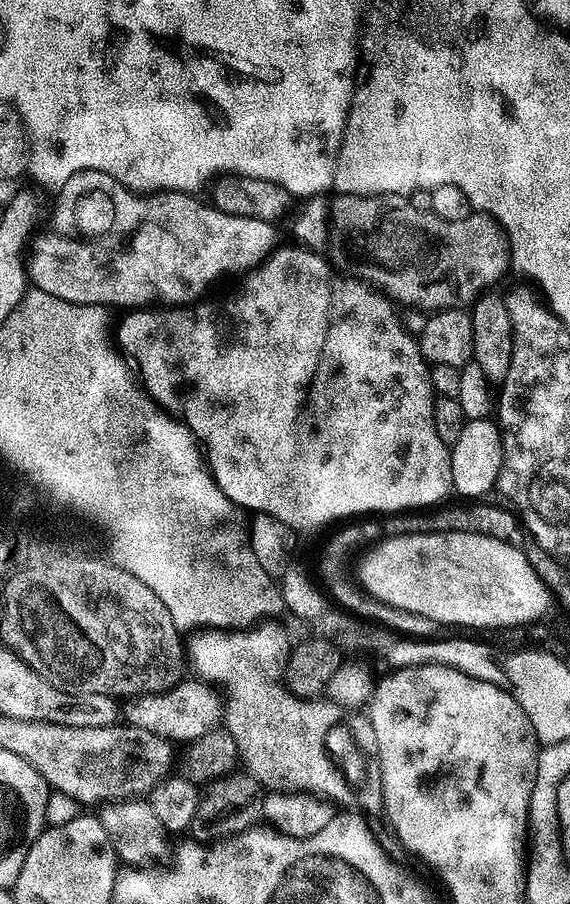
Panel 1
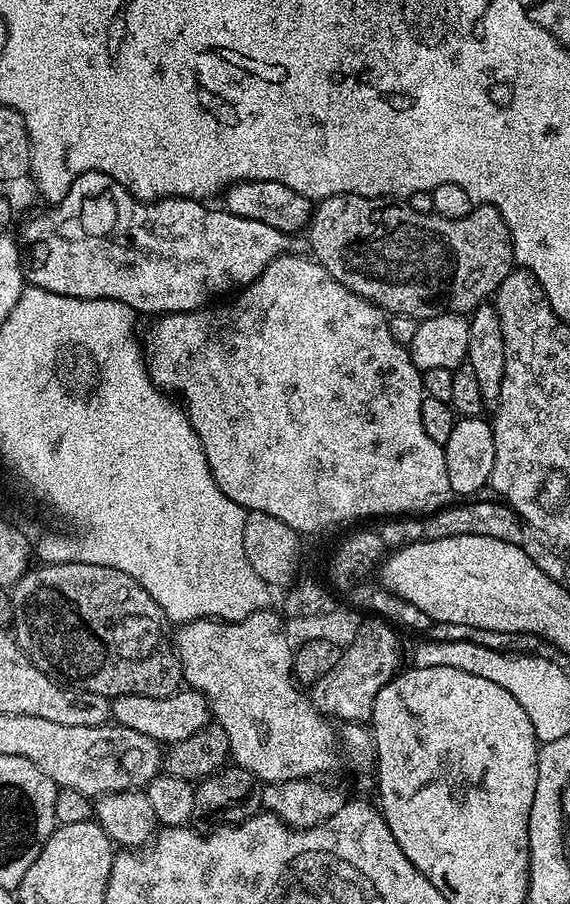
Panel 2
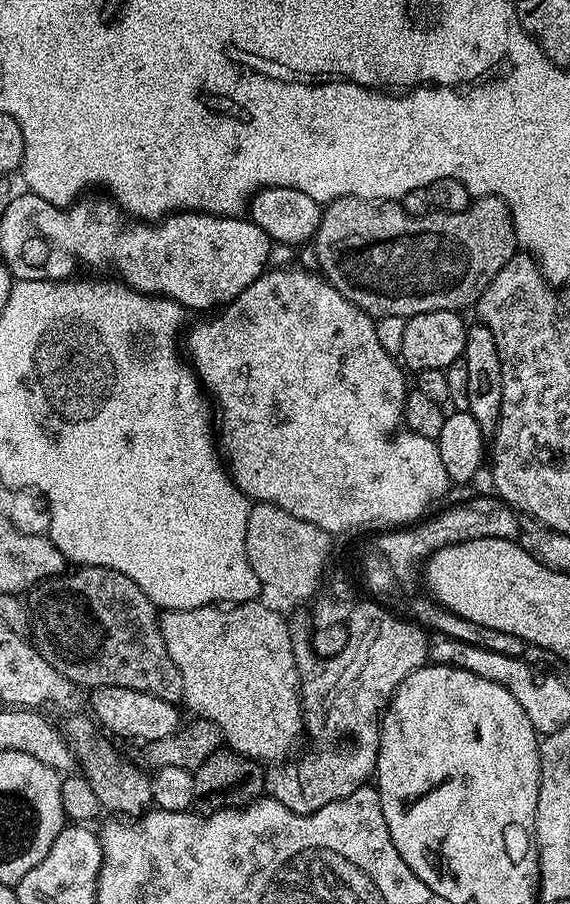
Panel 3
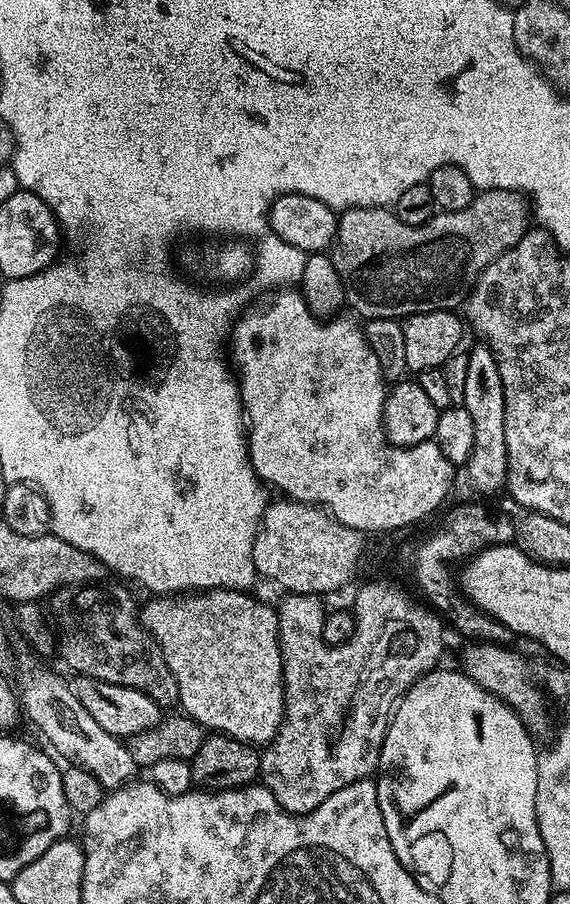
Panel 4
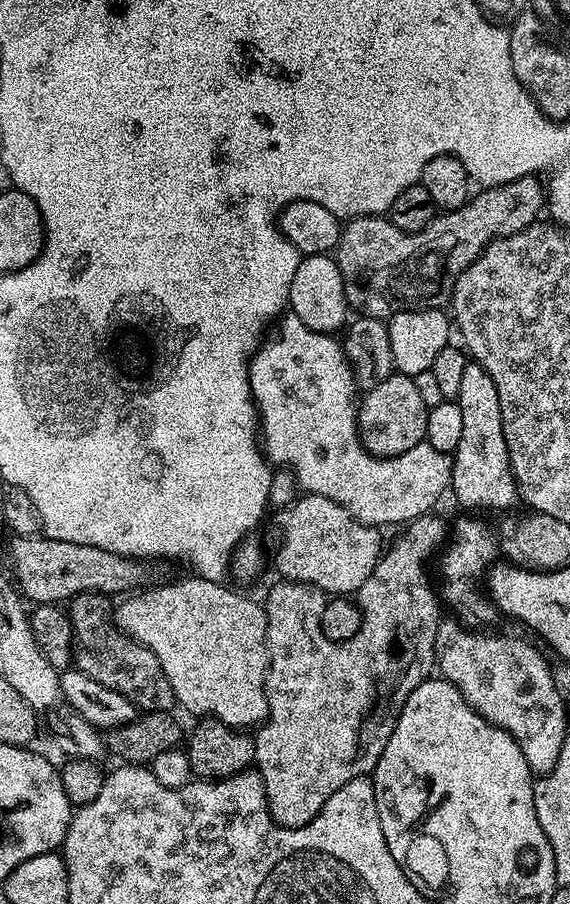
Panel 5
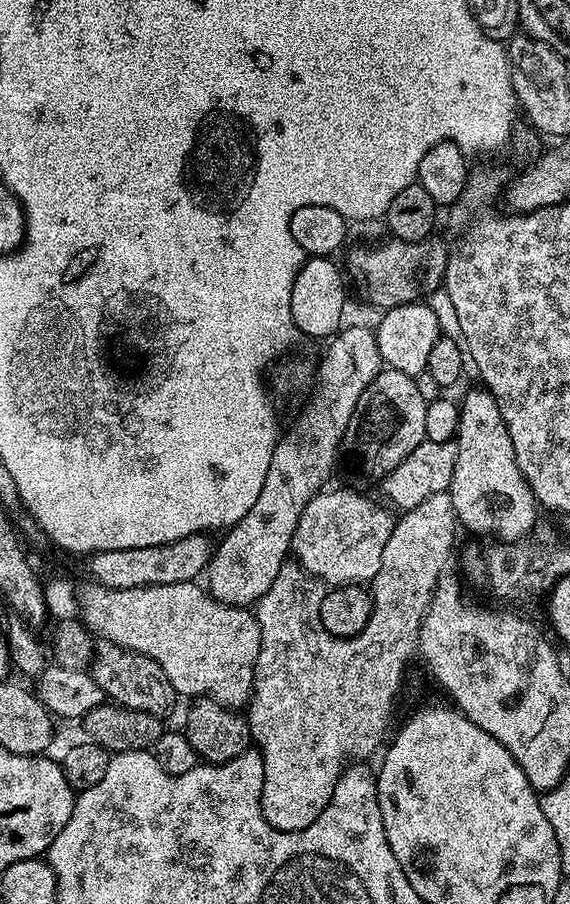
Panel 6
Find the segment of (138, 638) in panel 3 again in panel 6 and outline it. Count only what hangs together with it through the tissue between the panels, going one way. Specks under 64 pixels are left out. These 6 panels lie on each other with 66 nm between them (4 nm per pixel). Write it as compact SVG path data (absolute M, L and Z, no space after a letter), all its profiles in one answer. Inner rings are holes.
M100 640L95 645L95 655L92 657L90 671L98 682L105 697L111 703L121 708L138 710L151 716L163 717L178 701L178 694L174 686L170 686L170 678L162 674L162 666L154 662L154 658L146 658L137 652L126 650L108 640Z

